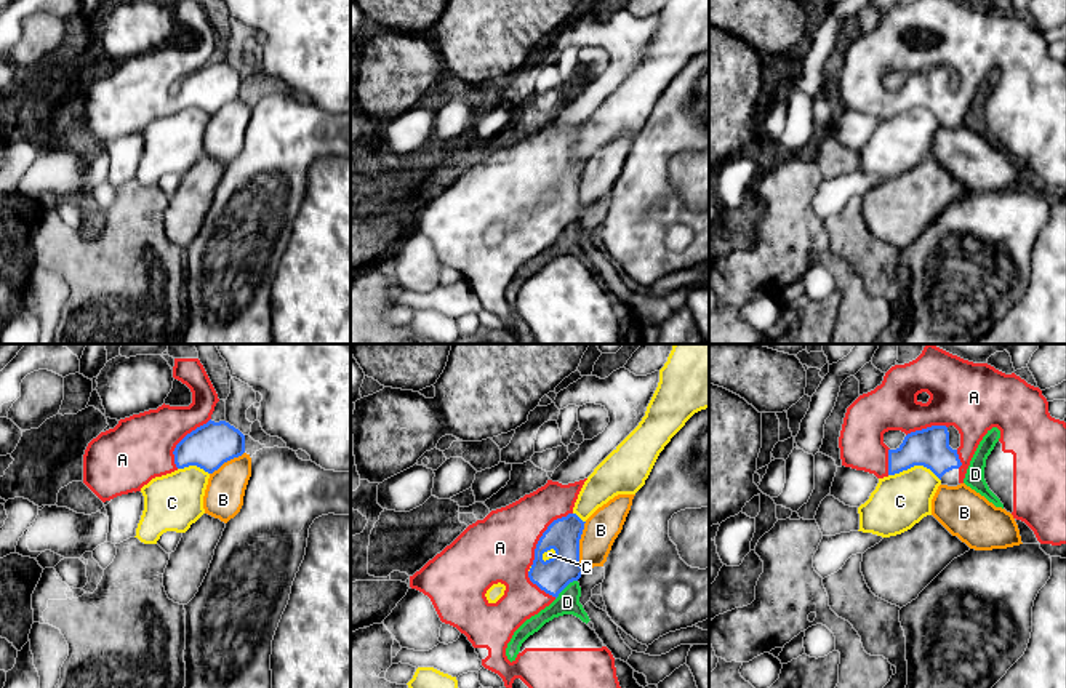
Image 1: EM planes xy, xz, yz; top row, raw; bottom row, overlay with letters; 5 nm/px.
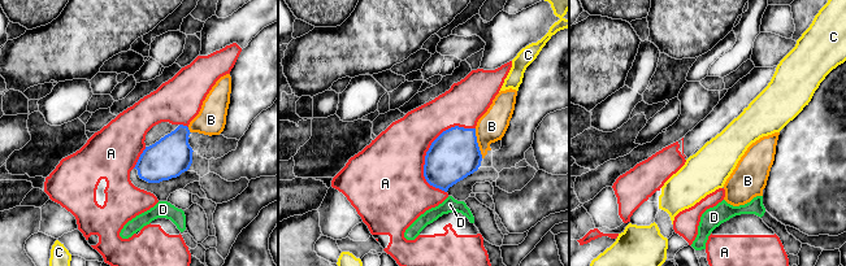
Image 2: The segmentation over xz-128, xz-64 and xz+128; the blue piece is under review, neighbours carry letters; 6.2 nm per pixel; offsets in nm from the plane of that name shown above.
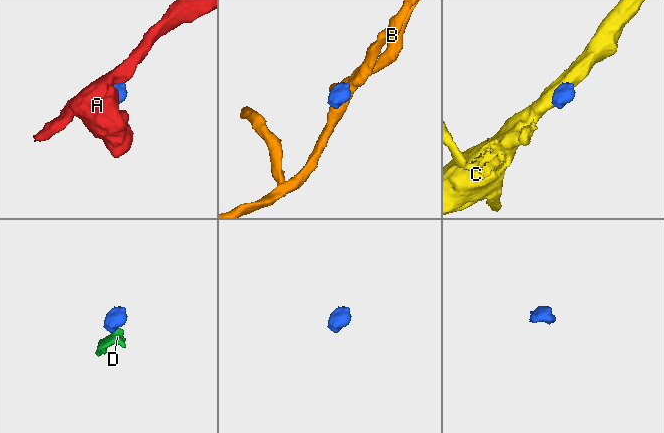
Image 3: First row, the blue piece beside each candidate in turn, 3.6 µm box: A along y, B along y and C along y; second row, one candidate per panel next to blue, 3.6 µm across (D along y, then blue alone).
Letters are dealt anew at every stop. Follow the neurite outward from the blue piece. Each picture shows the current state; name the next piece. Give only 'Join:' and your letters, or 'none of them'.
Join: A

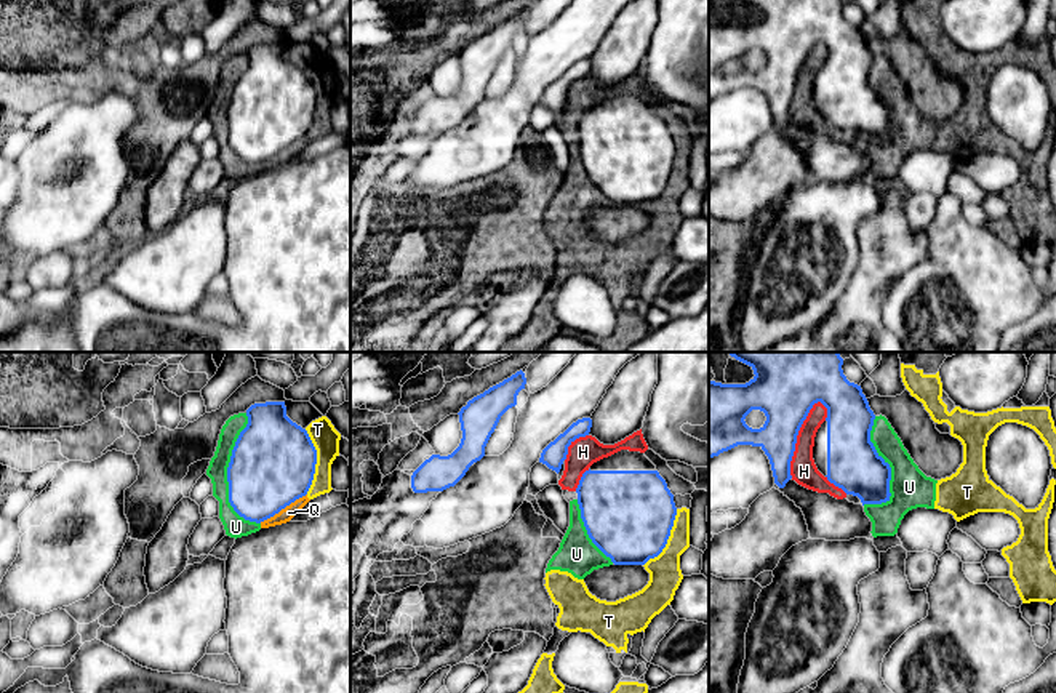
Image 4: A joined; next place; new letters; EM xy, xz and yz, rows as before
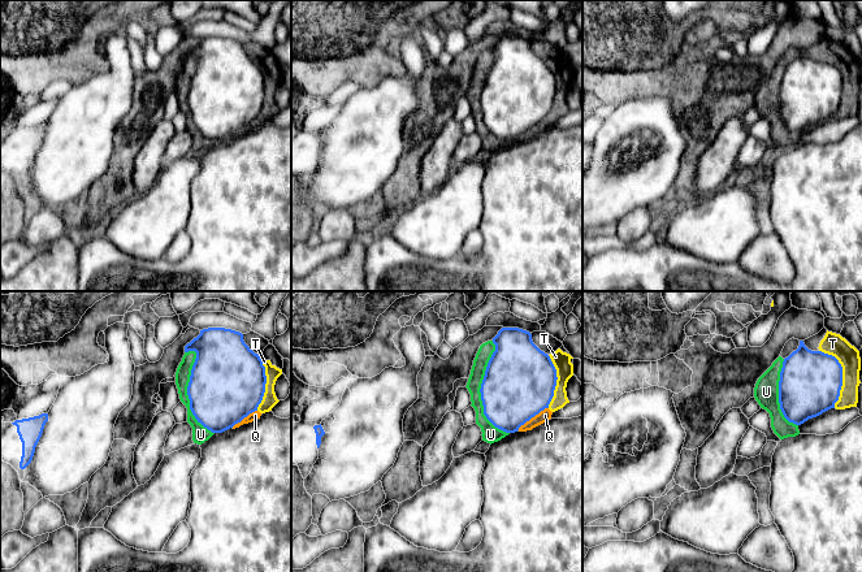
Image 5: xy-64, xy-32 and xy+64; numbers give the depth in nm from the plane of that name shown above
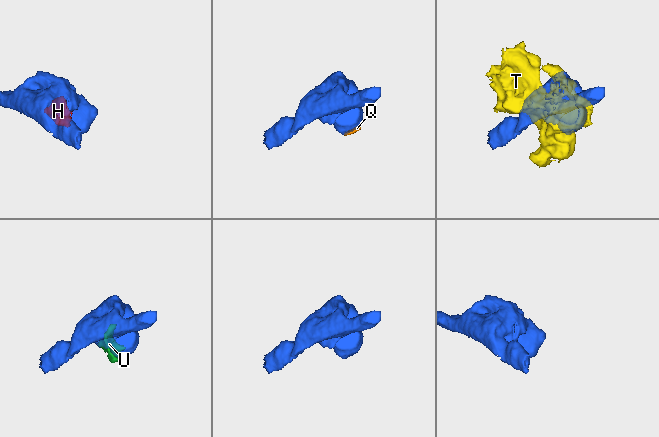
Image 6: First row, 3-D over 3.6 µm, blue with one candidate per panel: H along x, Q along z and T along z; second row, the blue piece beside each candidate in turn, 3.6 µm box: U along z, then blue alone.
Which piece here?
Join: none of them

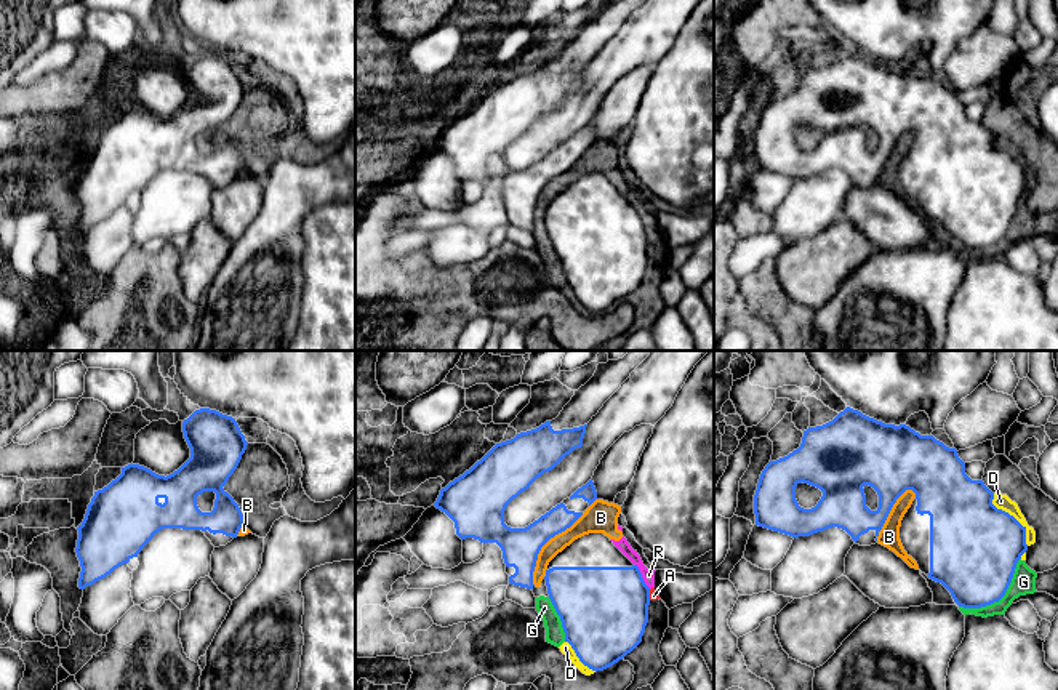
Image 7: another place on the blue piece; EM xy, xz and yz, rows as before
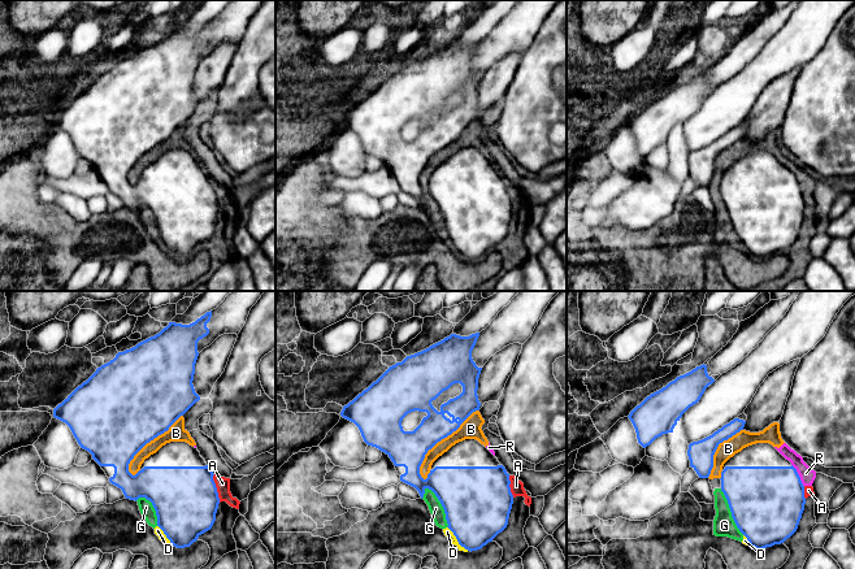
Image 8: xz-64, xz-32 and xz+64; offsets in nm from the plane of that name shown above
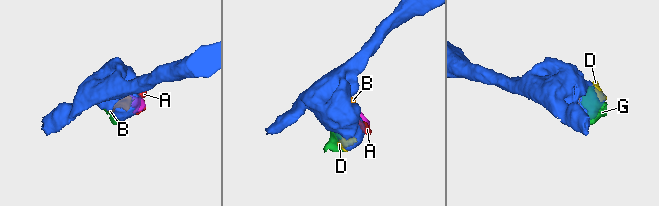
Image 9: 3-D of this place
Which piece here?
Join: none of them

